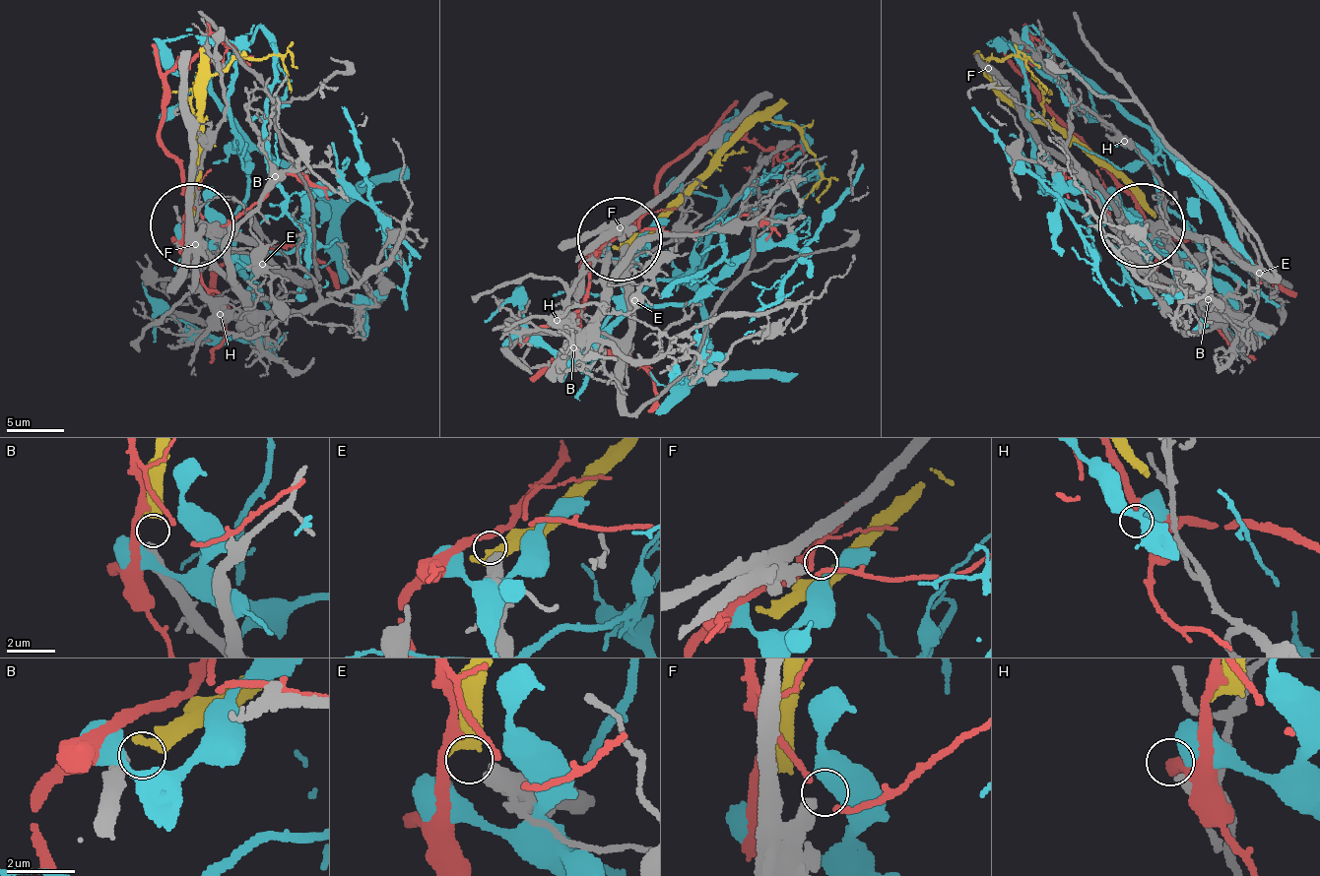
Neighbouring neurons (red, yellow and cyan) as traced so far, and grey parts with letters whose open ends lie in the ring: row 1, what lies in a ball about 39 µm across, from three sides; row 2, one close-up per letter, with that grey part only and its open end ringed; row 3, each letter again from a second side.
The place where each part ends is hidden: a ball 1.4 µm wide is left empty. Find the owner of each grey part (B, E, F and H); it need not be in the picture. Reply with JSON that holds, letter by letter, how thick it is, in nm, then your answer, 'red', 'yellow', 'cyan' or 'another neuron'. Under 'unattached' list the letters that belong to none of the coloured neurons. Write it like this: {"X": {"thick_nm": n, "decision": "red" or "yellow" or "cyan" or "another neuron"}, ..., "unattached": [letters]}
{"B": {"thick_nm": 480, "decision": "yellow"}, "E": {"thick_nm": 550, "decision": "another neuron"}, "F": {"thick_nm": 360, "decision": "another neuron"}, "H": {"thick_nm": 170, "decision": "another neuron"}, "unattached": ["E", "F", "H"]}

